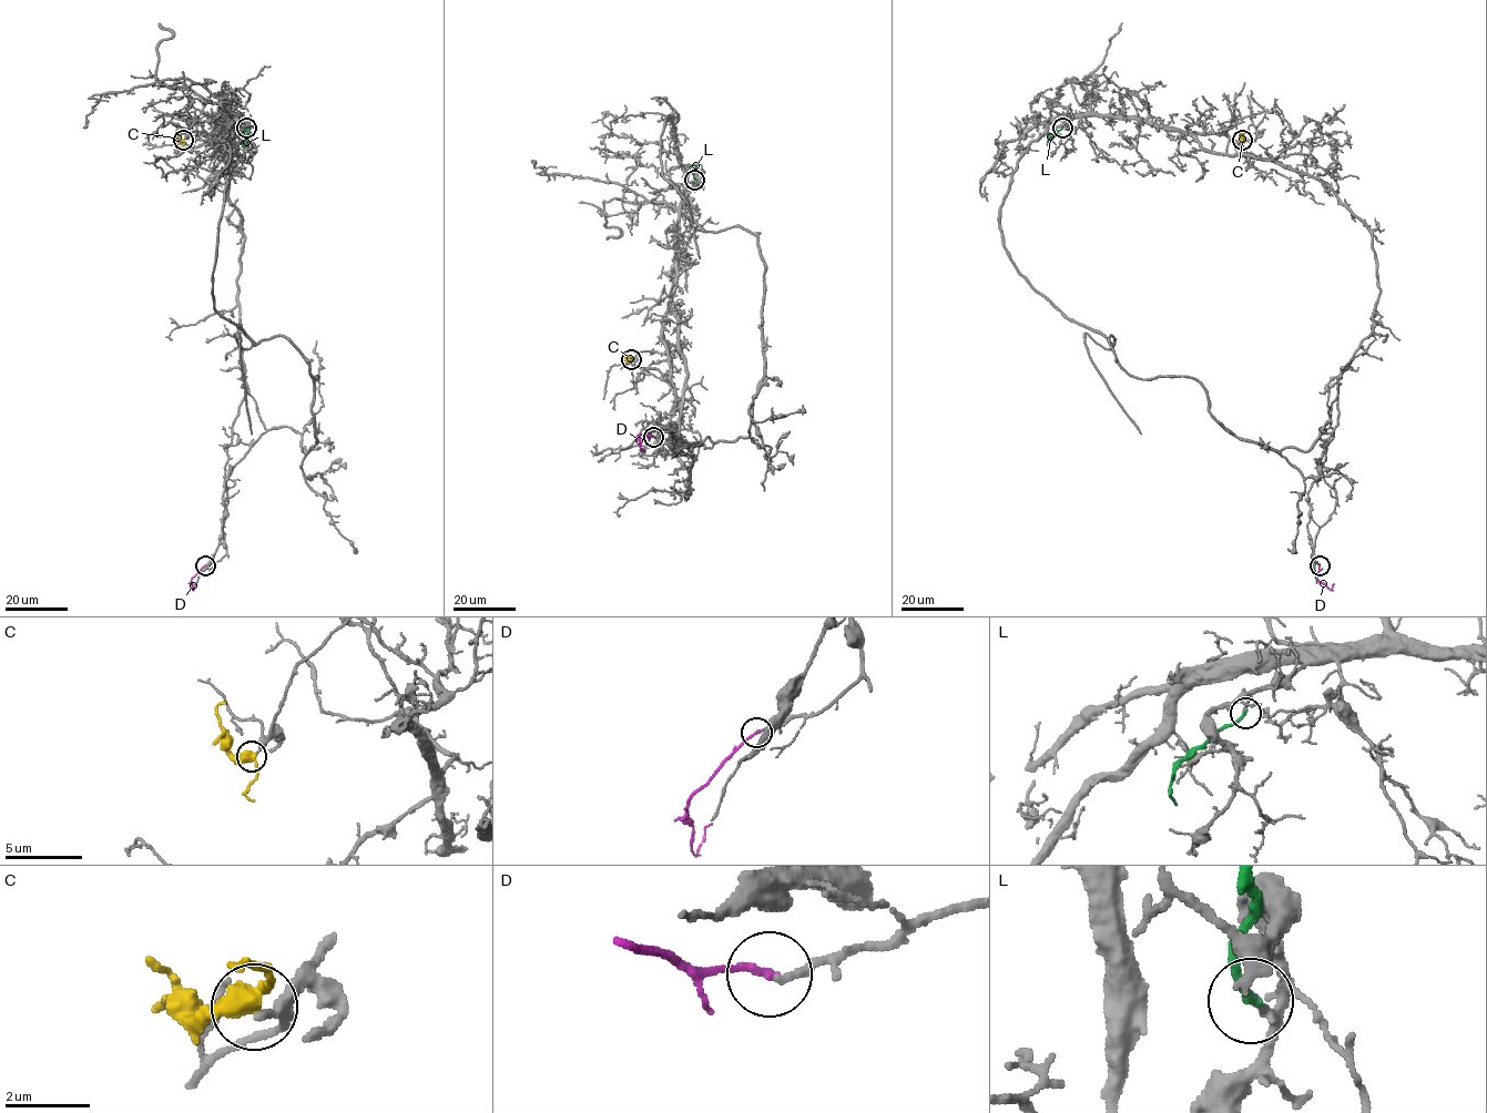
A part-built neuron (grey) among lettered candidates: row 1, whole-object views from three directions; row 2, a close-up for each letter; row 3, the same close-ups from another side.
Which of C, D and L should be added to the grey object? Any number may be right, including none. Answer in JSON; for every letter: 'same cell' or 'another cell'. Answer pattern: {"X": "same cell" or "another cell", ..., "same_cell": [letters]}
{"C": "another cell", "D": "another cell", "L": "another cell", "same_cell": []}

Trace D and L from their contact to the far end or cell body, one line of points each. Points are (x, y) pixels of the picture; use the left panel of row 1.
D: (205, 565), (192, 580), (192, 590), (196, 583)
L: (246, 128), (248, 139), (242, 146)

